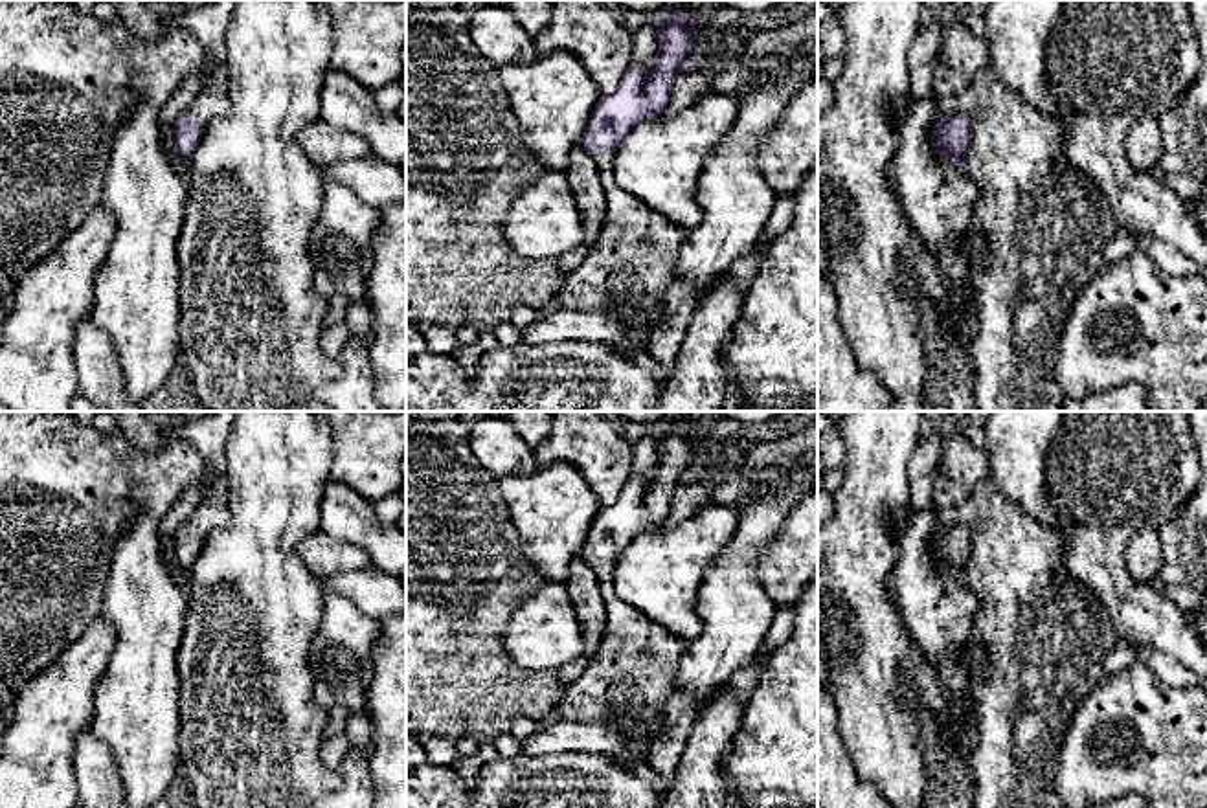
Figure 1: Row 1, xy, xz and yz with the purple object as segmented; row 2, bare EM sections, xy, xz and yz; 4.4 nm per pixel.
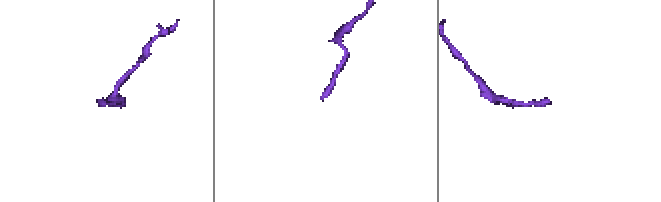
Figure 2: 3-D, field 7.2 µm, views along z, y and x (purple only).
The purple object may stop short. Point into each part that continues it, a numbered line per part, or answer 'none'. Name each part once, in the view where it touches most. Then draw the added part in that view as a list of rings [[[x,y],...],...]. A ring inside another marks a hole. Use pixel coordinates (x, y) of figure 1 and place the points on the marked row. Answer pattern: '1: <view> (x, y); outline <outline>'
1: xy (206, 107); outline [[[204,92],[184,112],[195,125],[206,127],[222,114],[222,101],[215,94]]]

